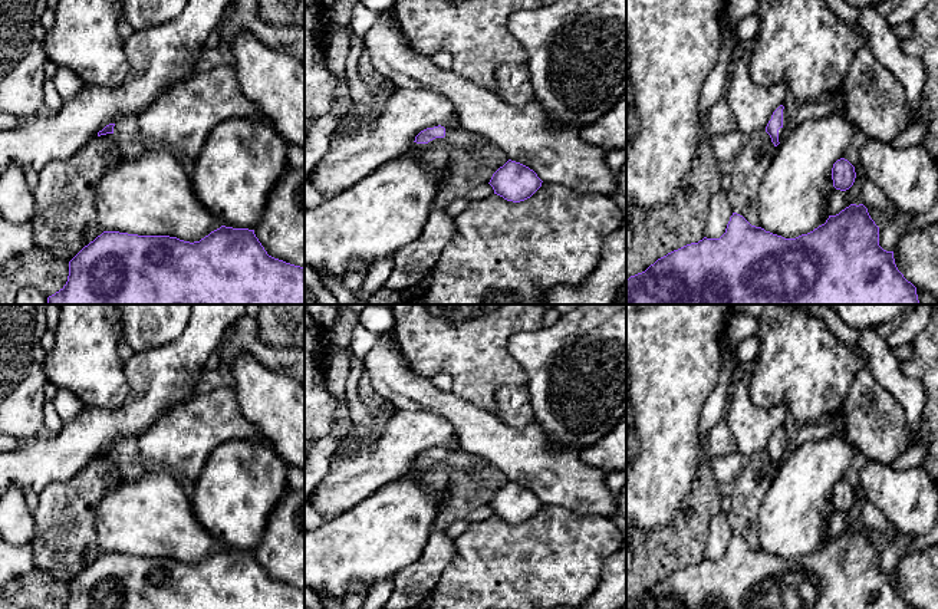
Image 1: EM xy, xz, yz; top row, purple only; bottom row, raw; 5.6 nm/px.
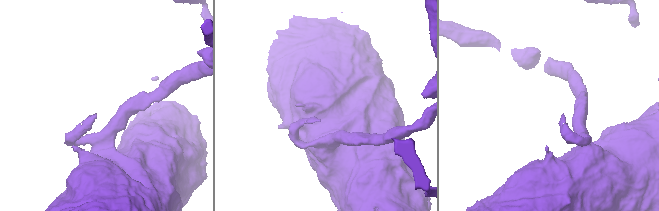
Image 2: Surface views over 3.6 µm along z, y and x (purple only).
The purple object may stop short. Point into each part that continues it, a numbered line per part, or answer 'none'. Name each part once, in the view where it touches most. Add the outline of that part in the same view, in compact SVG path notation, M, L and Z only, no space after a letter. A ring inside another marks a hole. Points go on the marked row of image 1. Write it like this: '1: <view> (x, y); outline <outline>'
1: xz (458, 138); outline M444 126L445 128L445 126ZM445 128L445 136L444 138L435 138L432 141L429 141L428 144L412 144L412 149L417 148L424 148L424 147L434 147L434 145L445 145L448 148L473 148L477 147L480 144L486 142L484 138L481 138L477 134L470 134L461 128L458 129L448 129Z

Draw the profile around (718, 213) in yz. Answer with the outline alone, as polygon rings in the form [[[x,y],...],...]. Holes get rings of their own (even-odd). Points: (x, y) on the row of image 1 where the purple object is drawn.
[[[718,190],[710,200],[704,237],[720,238],[725,233],[731,215],[733,208],[728,204],[727,192]]]

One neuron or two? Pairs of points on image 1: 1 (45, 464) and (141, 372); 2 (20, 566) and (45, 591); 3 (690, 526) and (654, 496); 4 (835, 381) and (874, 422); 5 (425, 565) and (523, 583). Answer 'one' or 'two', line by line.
1: one
2: two
3: two
4: two
5: two

